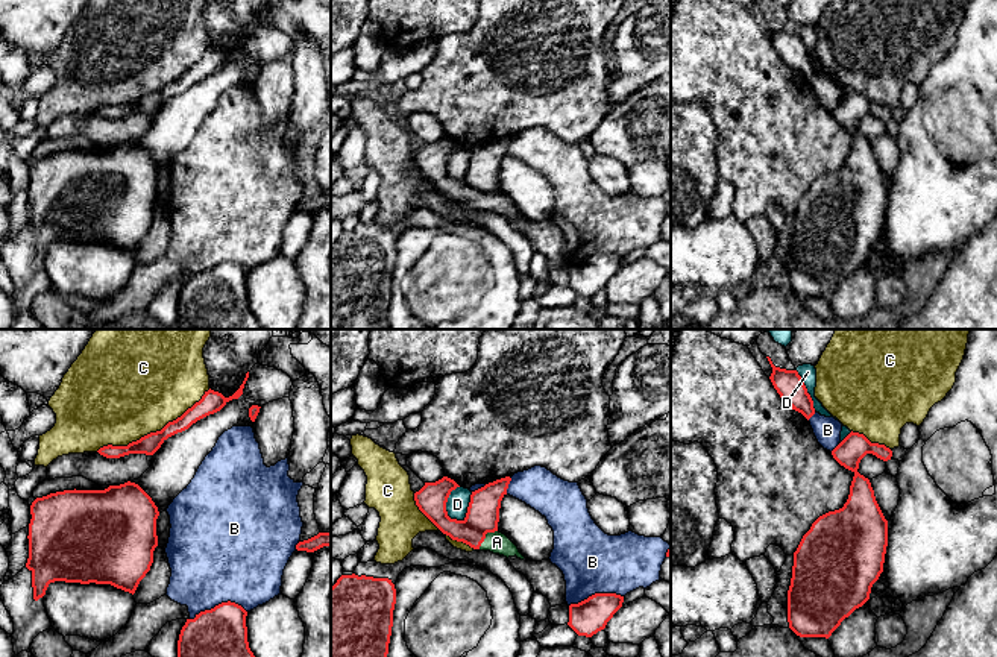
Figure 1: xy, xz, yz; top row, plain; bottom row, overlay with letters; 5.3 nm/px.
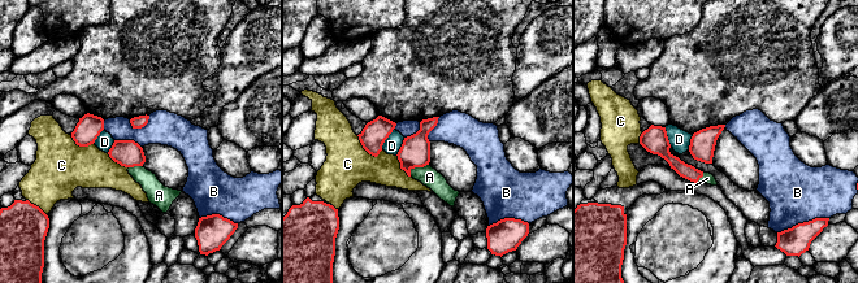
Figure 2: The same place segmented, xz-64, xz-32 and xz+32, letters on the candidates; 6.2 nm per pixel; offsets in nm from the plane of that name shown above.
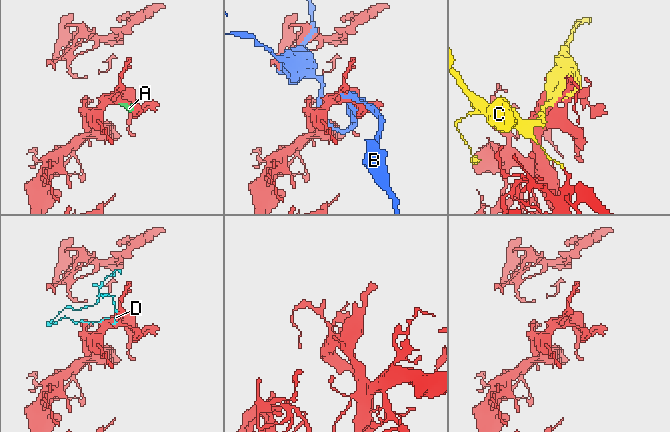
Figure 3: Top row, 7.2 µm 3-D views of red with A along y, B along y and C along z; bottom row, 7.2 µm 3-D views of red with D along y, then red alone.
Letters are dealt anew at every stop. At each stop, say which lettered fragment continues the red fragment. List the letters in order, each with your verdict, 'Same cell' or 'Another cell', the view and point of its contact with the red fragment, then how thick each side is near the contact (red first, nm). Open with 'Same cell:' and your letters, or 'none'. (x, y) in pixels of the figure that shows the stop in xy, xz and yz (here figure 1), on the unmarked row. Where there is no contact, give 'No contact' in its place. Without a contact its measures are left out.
Same cell: A
A: Same cell. Touches red at xz (484, 196). Thickness 180 nm (red) against 120 nm
B: Another cell. Touches red at xy (219, 264). Thickness 380 nm (red) against 480 nm
C: Another cell. Touches red at xy (152, 93). Thickness 100 nm (red) against 500 nm
D: Another cell. Touches red at xz (468, 172). Thickness 180 nm (red) against 120 nm

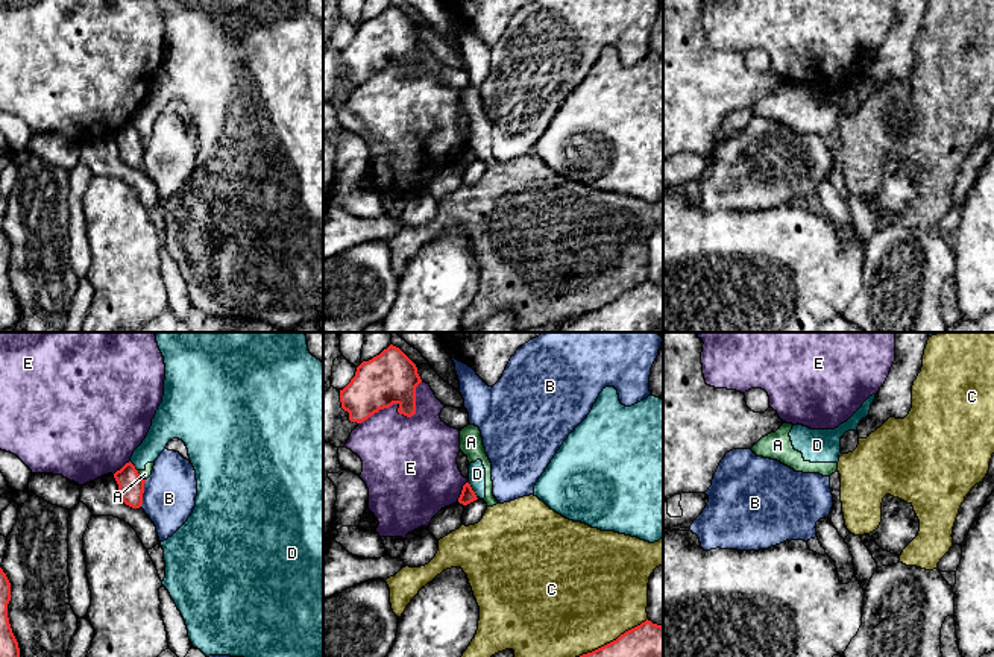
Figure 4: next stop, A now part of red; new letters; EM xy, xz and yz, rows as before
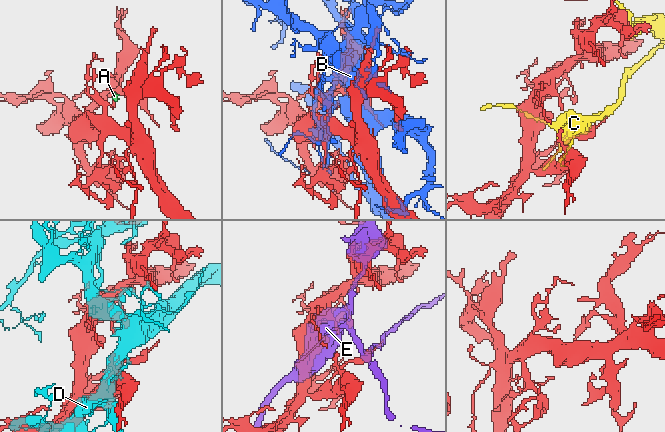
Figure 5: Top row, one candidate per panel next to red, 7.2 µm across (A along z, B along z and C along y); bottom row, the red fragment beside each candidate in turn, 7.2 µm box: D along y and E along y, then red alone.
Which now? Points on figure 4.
Same cell: none
A: Another cell. Touches red at xy (138, 135). Thickness 140 nm (red) against 50 nm
B: Another cell. Touches red at xy (143, 152). Thickness 140 nm (red) against 280 nm
C: Another cell. Touches red at xz (604, 305). Thickness 340 nm (red) against 500 nm
D: Another cell. Touches red at xz (472, 150). Thickness 80 nm (red) against 100 nm
E: Another cell. Touches red at xz (398, 72). Thickness 280 nm (red) against 440 nm

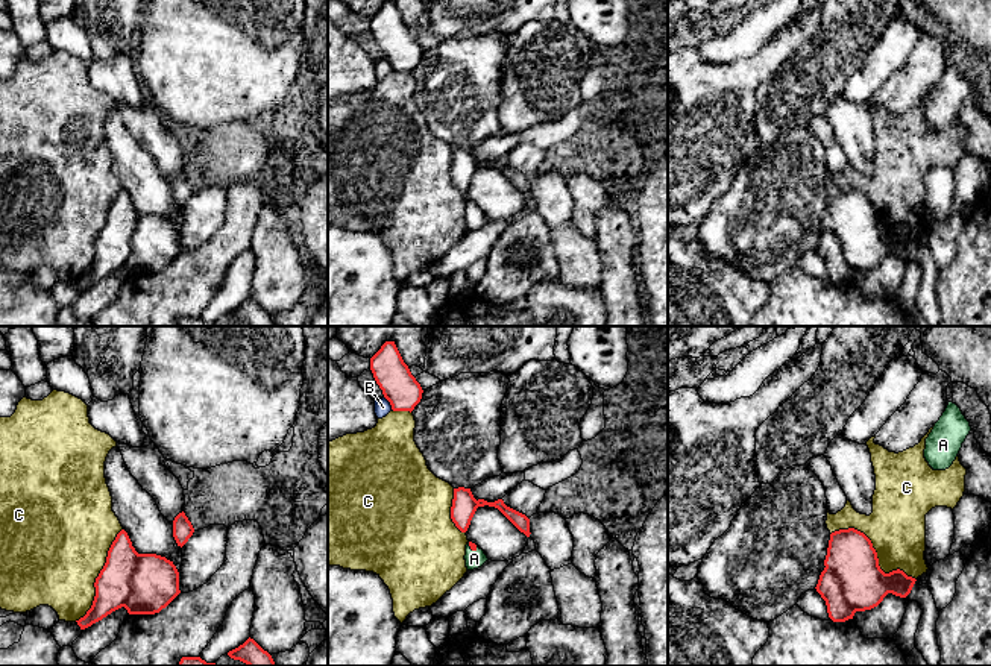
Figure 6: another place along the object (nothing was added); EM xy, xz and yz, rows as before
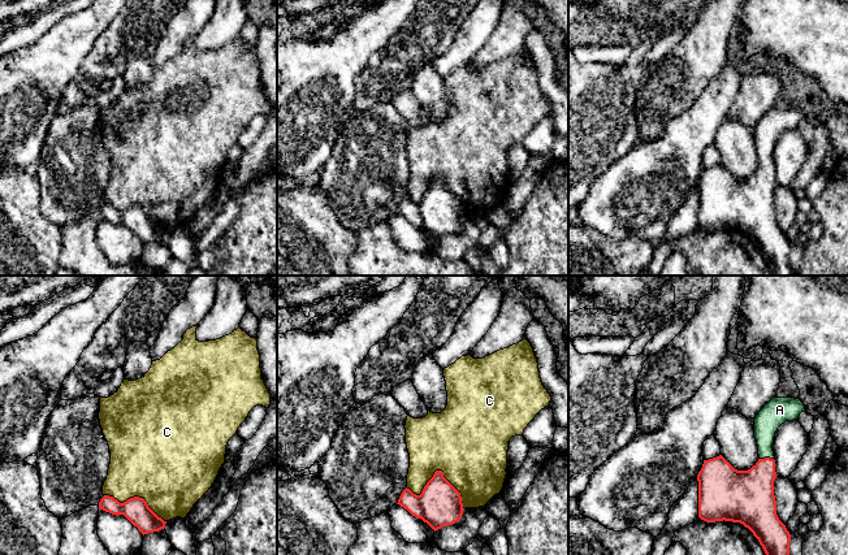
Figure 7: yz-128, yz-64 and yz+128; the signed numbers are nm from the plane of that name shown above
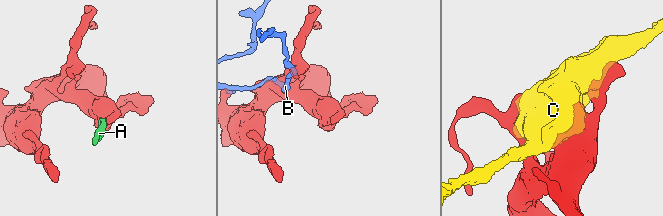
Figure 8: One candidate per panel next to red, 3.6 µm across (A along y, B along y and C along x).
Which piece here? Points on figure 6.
Same cell: A
A: Same cell. Touches red at xz (471, 208). Thickness 30 nm (red) against 100 nm
B: Another cell. Touches red at xz (390, 64). Thickness 190 nm (red) against 90 nm
C: Another cell. Touches red at yz (876, 213). Thickness 320 nm (red) against 300 nm

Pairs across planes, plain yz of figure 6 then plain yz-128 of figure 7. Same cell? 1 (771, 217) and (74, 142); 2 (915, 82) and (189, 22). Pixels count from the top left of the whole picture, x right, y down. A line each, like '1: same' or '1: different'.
1: same
2: different

